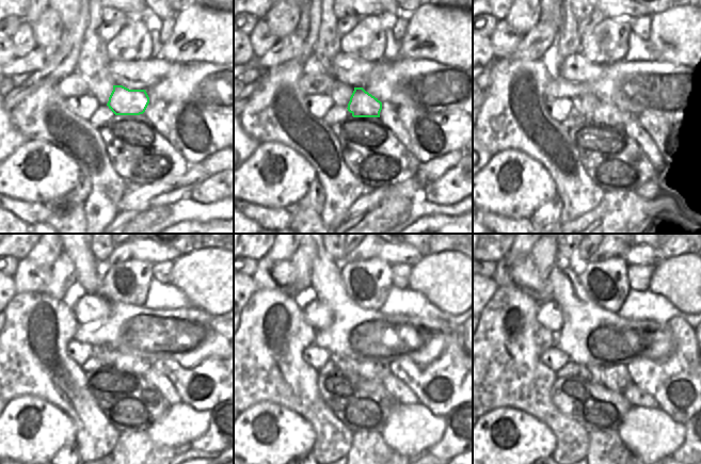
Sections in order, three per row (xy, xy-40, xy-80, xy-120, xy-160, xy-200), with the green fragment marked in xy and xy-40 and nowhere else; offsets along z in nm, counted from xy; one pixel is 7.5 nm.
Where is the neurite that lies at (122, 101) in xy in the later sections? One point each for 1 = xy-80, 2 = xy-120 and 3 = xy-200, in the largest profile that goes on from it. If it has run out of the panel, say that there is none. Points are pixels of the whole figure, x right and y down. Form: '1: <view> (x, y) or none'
1: xy-80 (606, 112)
2: xy-120 (140, 367)
3: xy-200 (617, 378)

